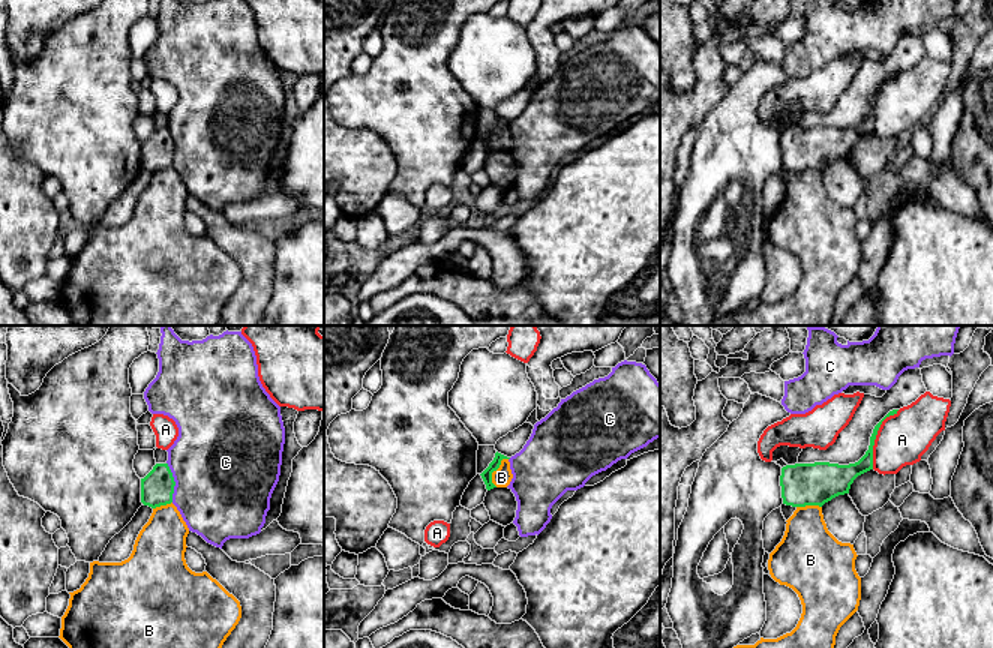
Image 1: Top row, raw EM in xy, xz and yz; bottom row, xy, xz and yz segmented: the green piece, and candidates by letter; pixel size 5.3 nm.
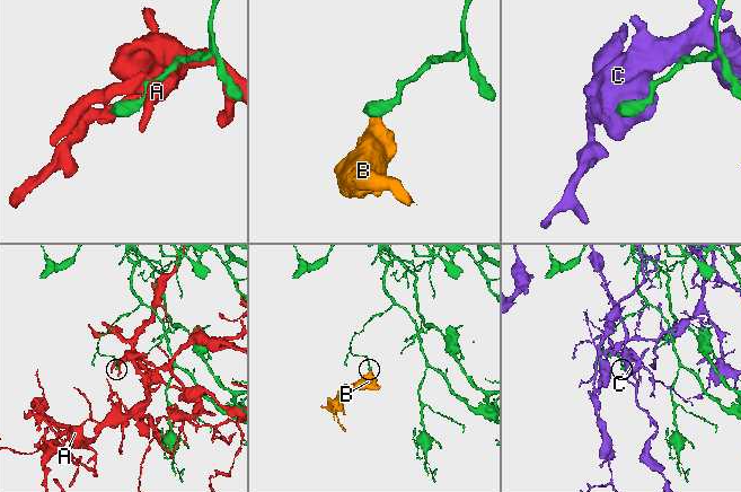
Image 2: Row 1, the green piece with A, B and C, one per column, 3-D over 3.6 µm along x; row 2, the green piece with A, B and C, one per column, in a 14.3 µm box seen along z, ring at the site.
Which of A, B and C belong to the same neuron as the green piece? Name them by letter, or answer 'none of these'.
none of these

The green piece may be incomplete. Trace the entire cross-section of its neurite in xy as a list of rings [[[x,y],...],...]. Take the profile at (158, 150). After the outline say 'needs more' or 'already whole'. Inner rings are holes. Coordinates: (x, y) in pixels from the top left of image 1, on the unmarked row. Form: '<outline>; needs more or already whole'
[[[156,128],[153,134],[141,142],[141,166],[152,172],[172,166],[174,141],[168,128]]]; already whole

